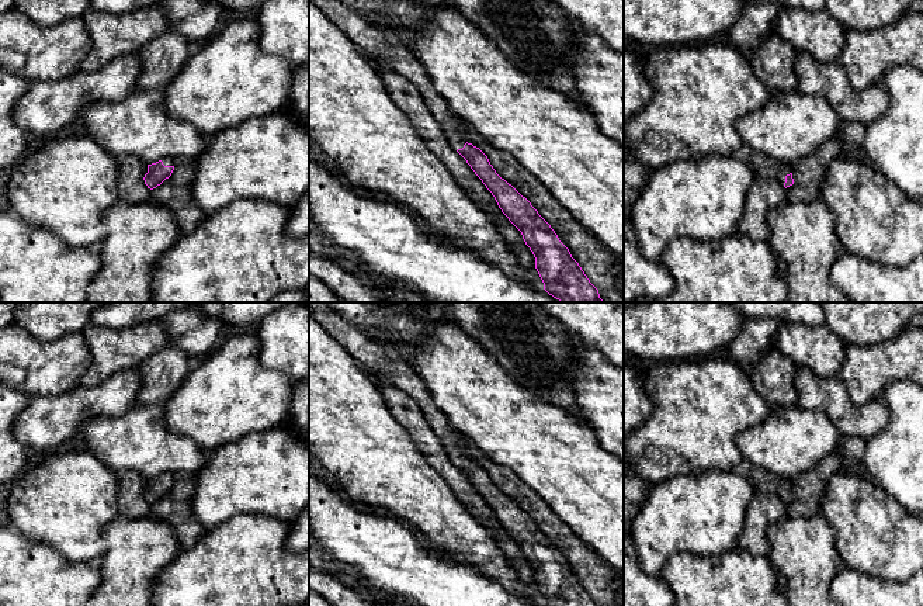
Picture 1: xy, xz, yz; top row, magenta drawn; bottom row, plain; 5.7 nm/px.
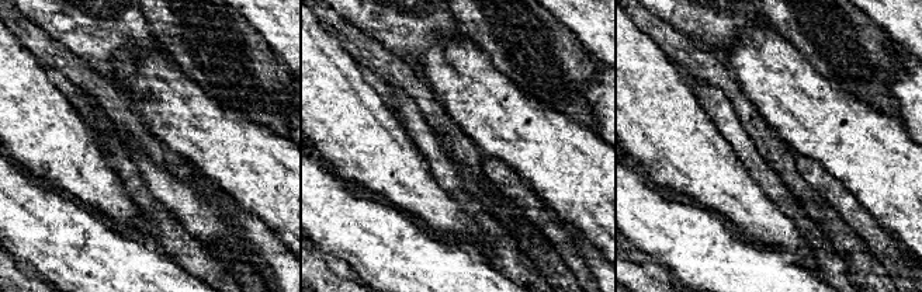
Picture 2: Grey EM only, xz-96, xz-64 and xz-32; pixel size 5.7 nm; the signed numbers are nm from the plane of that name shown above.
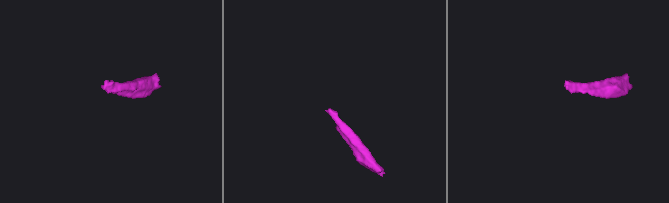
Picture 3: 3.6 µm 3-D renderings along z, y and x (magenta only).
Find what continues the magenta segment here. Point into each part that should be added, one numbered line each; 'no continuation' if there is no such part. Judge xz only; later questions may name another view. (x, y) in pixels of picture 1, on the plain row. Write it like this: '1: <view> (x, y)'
1: xz (378, 360)

